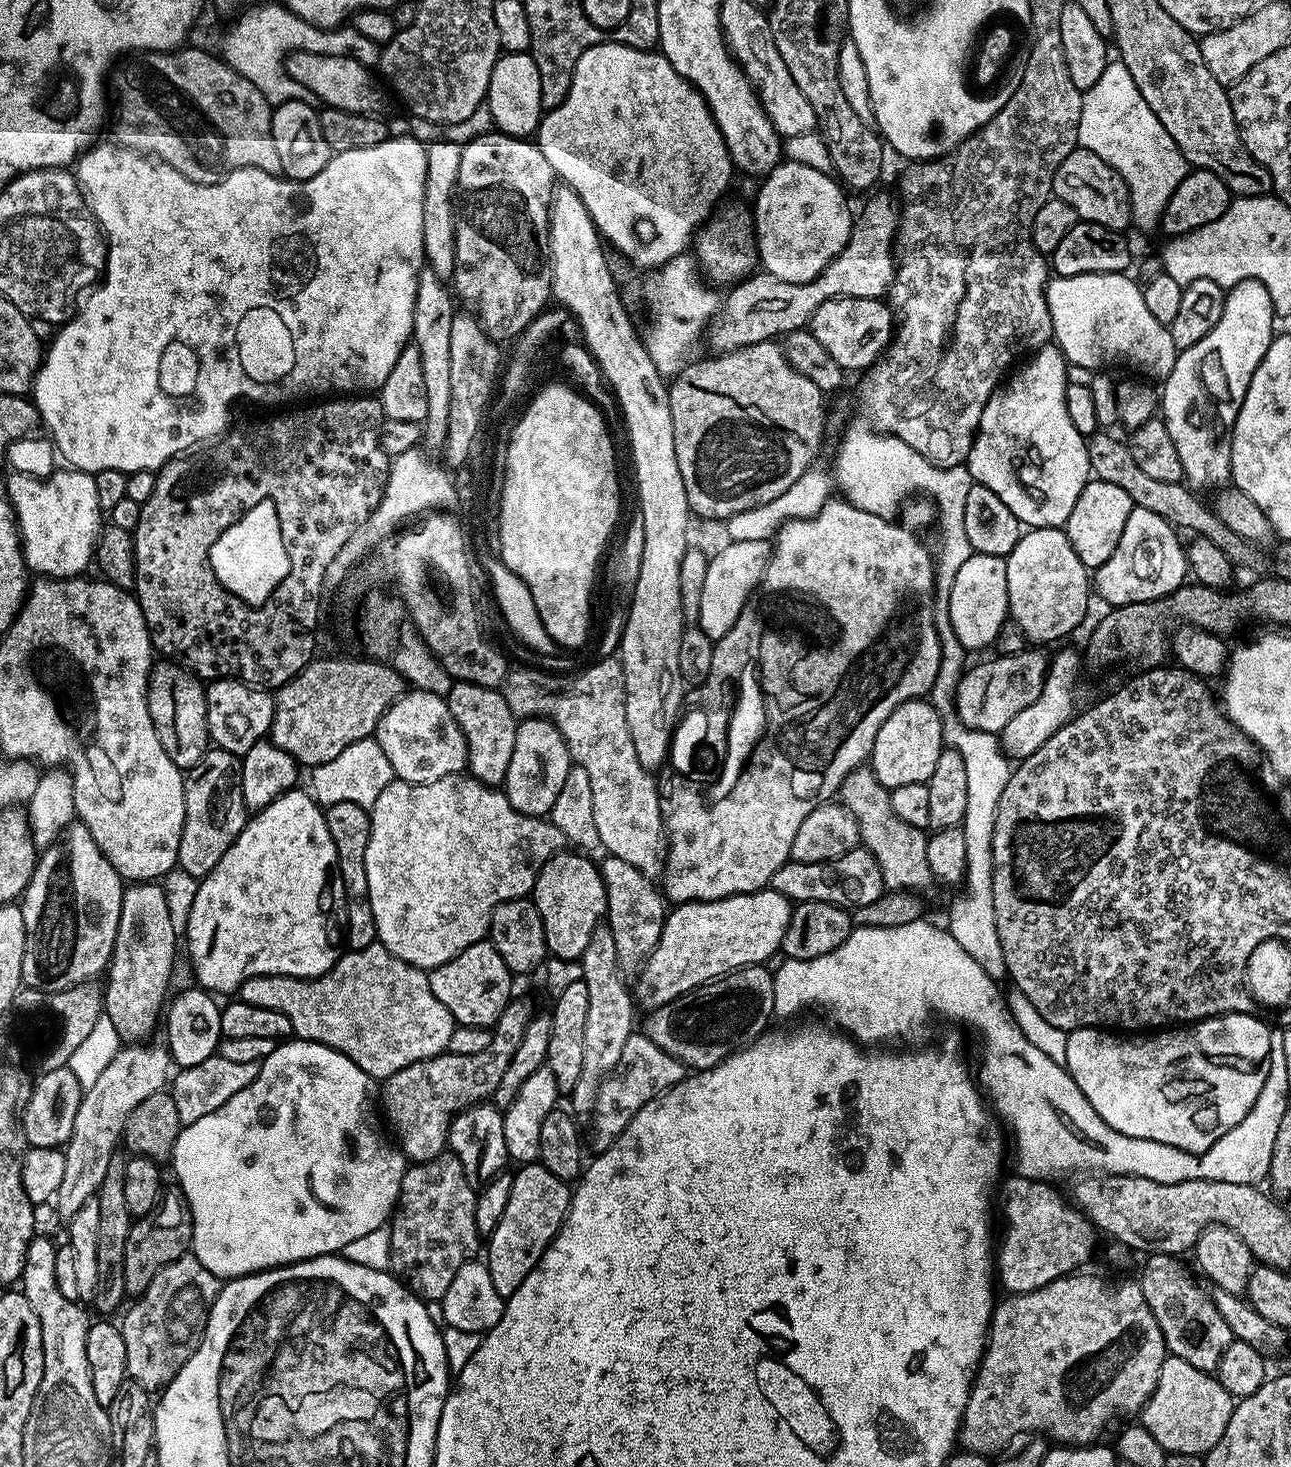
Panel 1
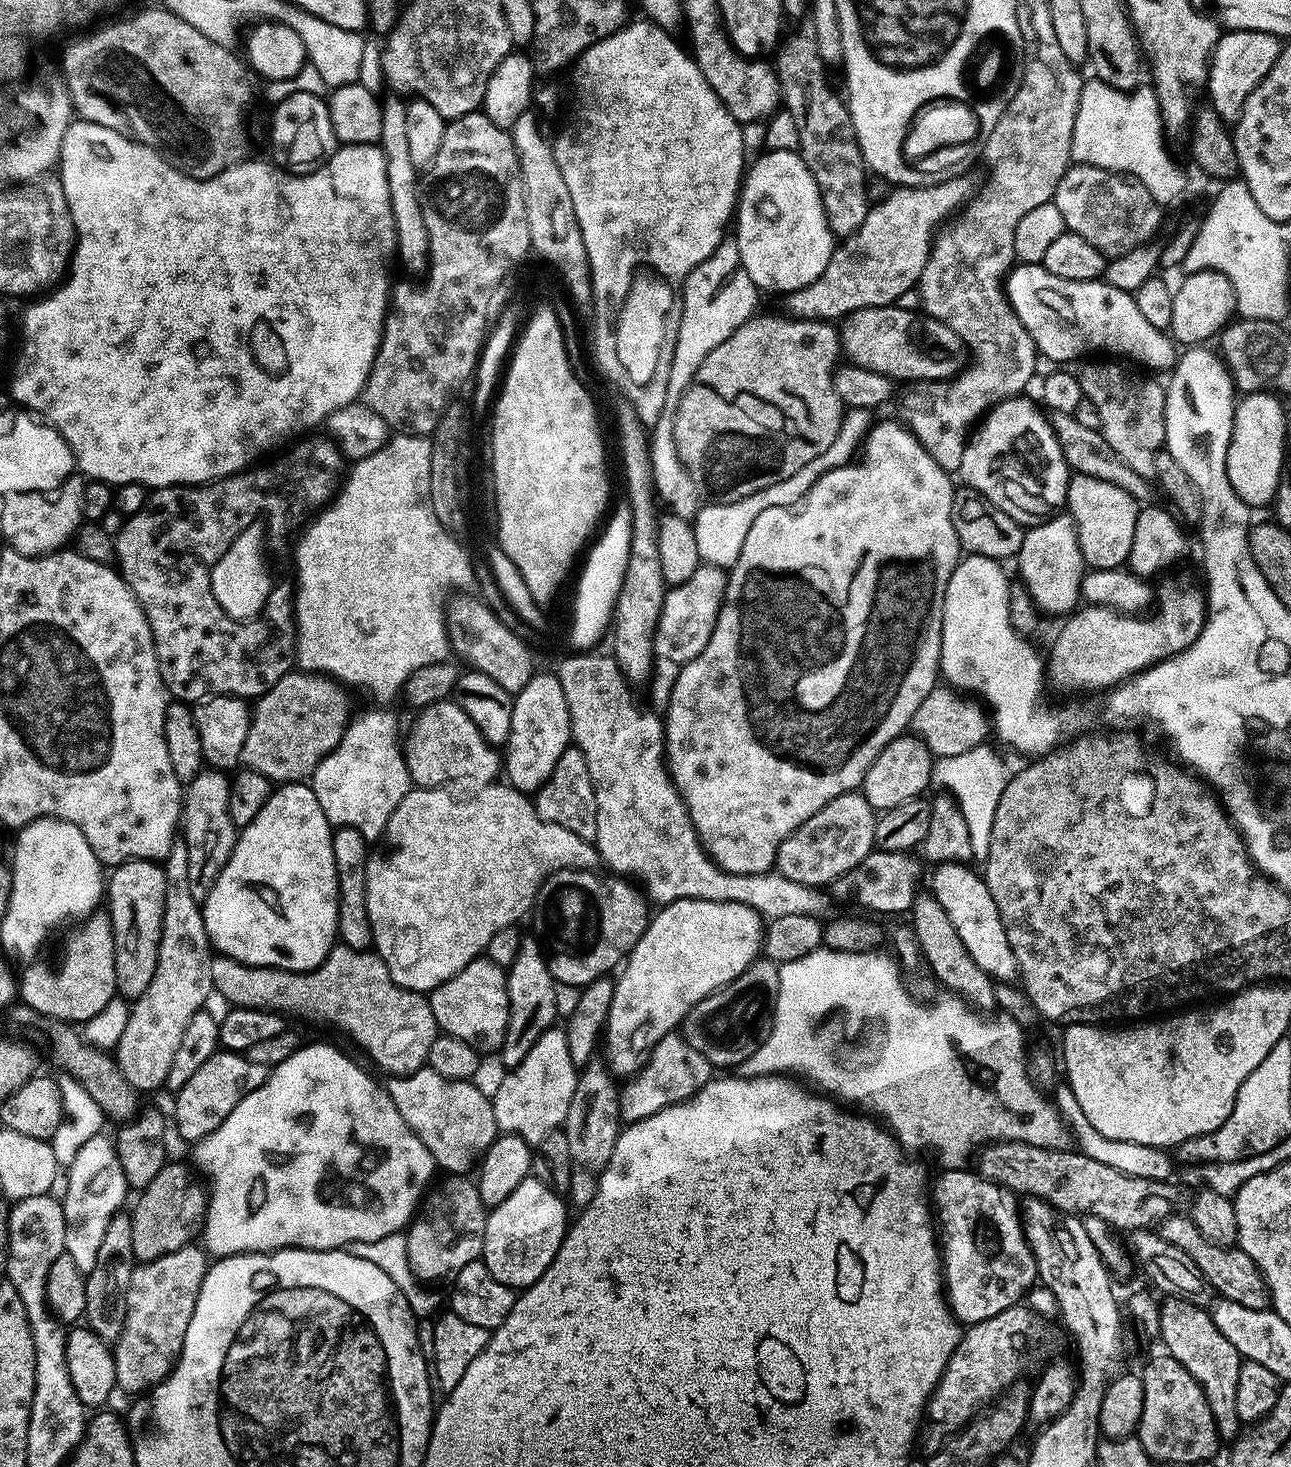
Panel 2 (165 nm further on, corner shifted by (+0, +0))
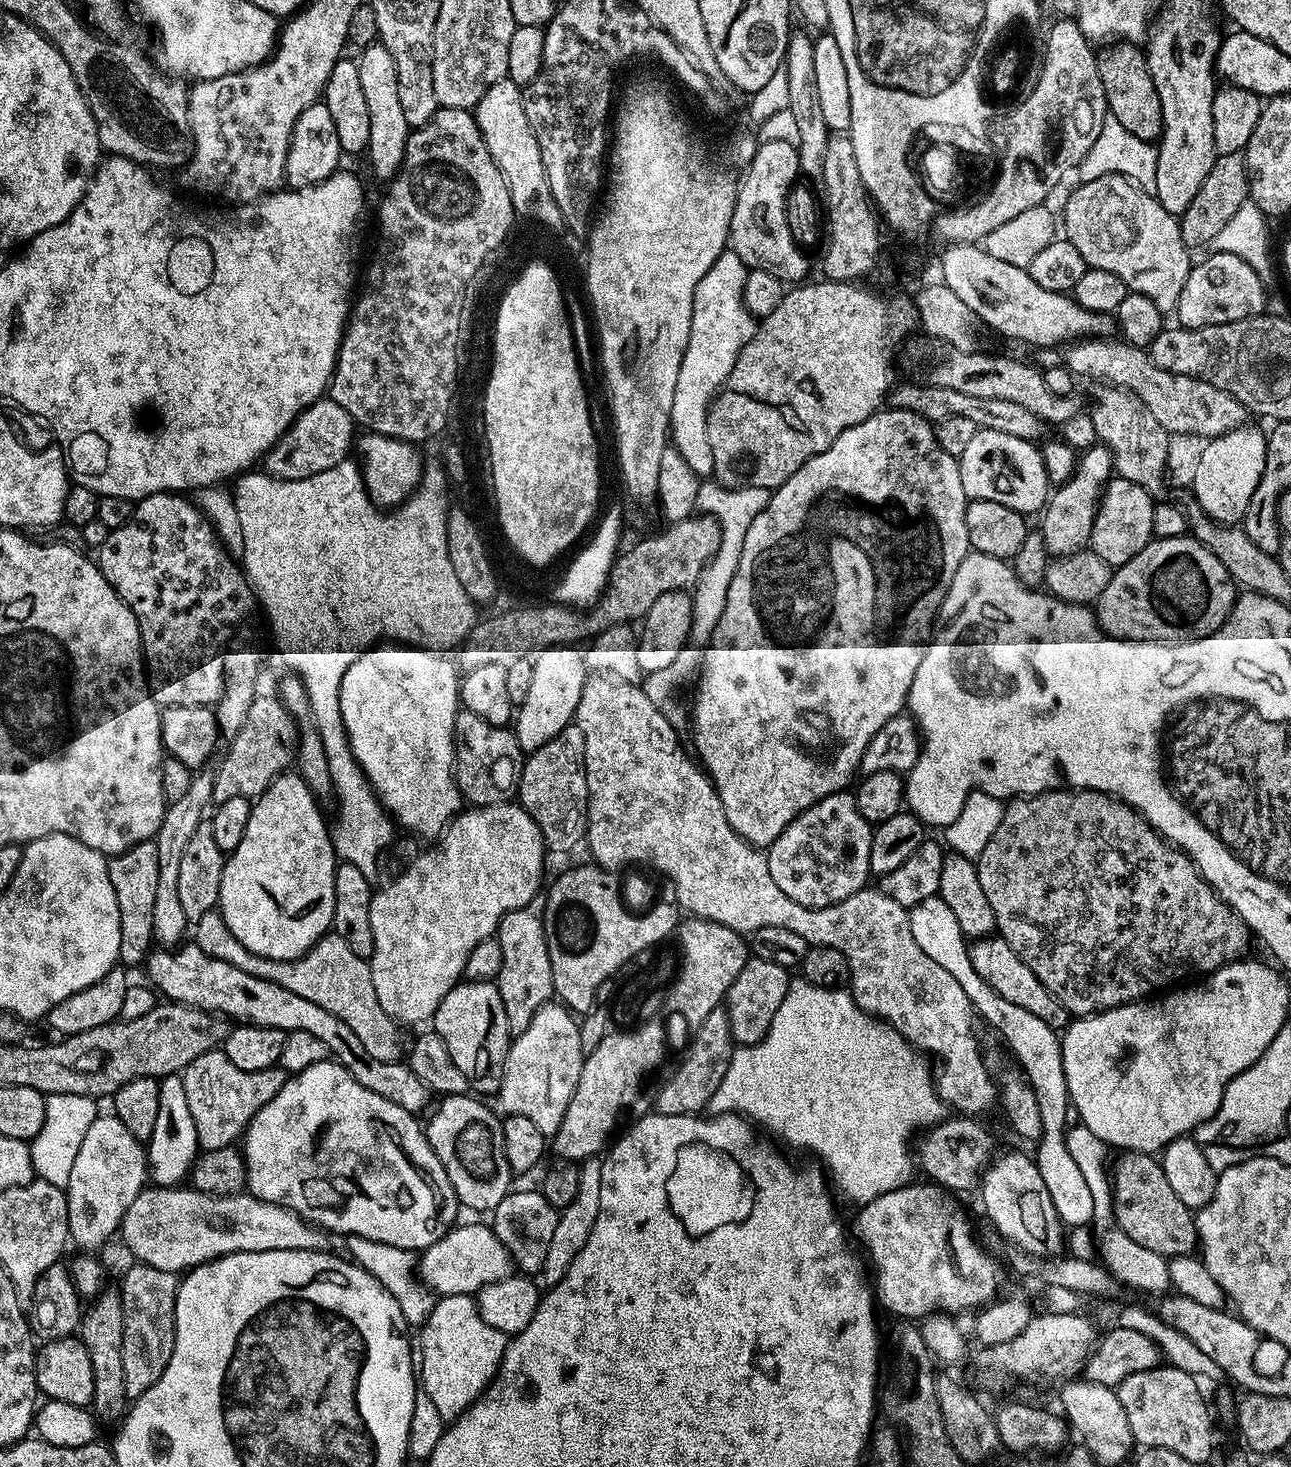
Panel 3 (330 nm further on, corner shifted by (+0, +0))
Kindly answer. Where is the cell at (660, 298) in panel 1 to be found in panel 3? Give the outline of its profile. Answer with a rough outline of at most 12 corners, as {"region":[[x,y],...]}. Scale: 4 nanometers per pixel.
{"region":[[725,250],[694,290],[670,444],[711,477],[708,405],[758,327]]}

